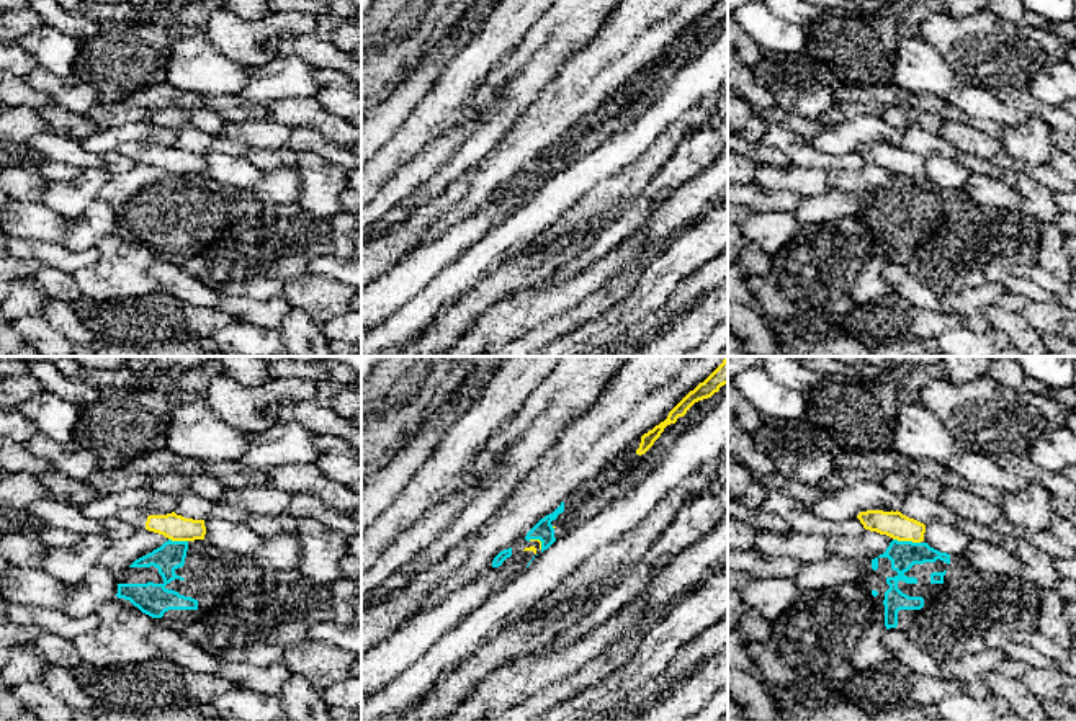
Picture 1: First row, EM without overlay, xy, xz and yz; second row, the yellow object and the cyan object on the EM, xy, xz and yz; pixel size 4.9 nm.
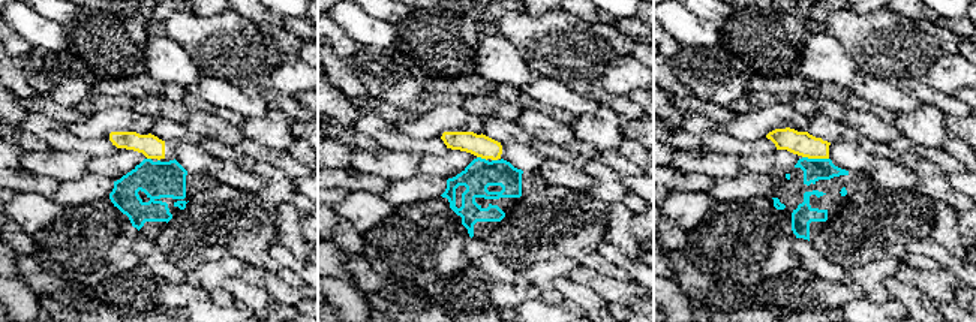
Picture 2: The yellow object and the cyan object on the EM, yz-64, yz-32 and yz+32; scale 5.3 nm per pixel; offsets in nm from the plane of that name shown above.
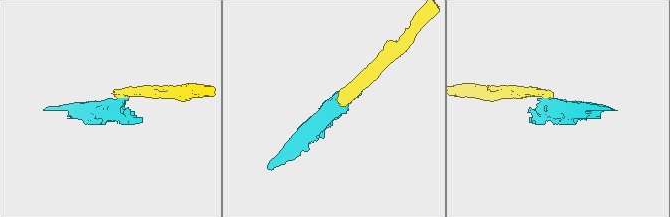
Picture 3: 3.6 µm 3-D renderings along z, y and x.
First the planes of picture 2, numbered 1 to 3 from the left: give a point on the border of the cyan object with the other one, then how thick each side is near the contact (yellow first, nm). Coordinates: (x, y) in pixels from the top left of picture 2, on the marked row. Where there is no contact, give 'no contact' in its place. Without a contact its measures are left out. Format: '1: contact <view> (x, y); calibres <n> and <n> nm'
1: contact yz-64 (149, 158); calibres 120 and 190 nm
2: contact yz-32 (482, 158); calibres 120 and 160 nm
3: contact yz+32 (816, 158); calibres 130 and 120 nm

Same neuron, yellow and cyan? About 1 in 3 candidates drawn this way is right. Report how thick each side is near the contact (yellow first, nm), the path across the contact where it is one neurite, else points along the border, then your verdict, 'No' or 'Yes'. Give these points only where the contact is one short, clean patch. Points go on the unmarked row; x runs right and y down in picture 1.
Thickness 130 nm (yellow) against 140 nm. Boundary: yz (893, 172), (919, 177). No

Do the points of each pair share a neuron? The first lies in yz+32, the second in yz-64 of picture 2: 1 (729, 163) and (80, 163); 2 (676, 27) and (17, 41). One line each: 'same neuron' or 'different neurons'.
1: same neuron
2: different neurons

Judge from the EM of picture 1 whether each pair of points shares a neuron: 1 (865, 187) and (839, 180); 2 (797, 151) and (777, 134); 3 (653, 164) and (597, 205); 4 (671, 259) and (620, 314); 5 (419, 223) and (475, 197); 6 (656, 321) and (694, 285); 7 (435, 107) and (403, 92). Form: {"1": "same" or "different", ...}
{"1": "same", "2": "same", "3": "same", "4": "same", "5": "different", "6": "same", "7": "different"}

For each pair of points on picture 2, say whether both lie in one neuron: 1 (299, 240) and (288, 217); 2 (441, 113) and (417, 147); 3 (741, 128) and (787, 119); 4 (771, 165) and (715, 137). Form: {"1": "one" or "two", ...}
{"1": "one", "2": "two", "3": "one", "4": "two"}

